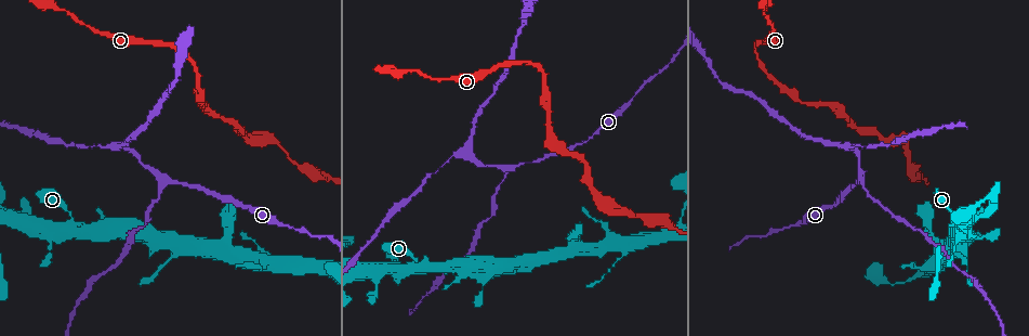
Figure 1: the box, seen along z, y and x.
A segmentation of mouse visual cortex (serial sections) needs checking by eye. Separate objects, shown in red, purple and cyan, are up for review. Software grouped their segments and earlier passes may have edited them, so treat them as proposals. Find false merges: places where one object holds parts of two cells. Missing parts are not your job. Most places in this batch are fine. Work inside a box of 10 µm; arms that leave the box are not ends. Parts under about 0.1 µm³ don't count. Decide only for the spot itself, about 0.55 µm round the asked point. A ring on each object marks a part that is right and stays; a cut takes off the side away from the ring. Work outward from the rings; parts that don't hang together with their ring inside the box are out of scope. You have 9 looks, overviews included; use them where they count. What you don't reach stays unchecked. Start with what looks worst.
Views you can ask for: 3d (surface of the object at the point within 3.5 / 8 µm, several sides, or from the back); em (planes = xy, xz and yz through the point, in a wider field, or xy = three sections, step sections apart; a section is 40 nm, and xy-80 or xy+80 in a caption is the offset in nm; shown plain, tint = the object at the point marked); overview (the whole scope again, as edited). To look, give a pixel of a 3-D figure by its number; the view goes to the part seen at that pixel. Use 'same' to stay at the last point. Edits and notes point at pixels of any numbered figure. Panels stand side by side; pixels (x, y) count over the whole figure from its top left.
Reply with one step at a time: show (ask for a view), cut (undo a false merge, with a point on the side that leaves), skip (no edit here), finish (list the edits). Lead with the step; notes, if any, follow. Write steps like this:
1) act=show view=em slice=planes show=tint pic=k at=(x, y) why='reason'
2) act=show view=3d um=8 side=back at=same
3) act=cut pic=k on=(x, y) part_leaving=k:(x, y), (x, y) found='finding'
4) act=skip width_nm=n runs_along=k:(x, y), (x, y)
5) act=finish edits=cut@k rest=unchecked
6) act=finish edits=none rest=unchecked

act=show view=3d um=3.5 pic=1 at=(836, 108) why='abrupt turn'

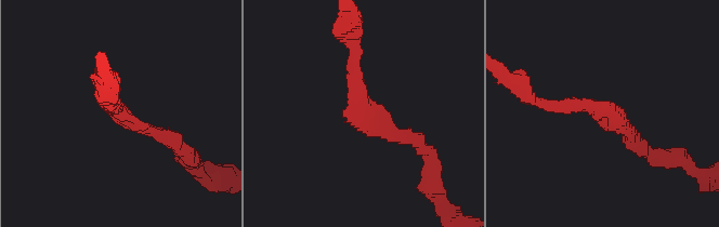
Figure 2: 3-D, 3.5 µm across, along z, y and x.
act=skip runs_along=2:(351, 47), (357, 116), (417, 141) found='all the same cell'

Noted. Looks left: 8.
act=show view=em slice=xy step=1 show=tint pic=1 at=(168, 178)

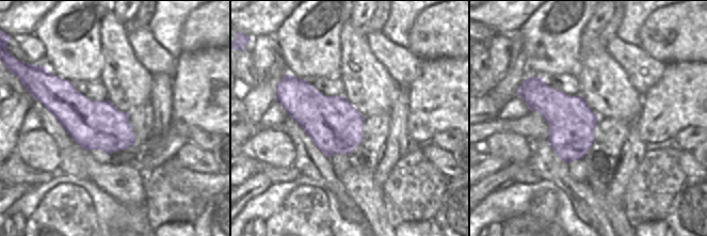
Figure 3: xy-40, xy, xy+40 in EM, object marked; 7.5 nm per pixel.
act=show view=3d um=3.5 at=same why='see where the arms go'

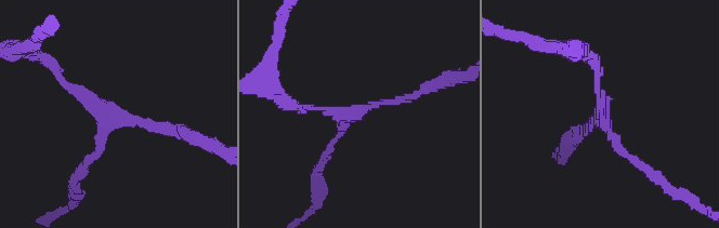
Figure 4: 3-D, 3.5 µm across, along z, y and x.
act=skip width_nm=400 runs_along=4:(182, 129), (119, 119), (59, 76) found='all the same cell'

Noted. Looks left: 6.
act=show view=3d um=3.5 pic=1 at=(91, 145) why='a narrow waist'

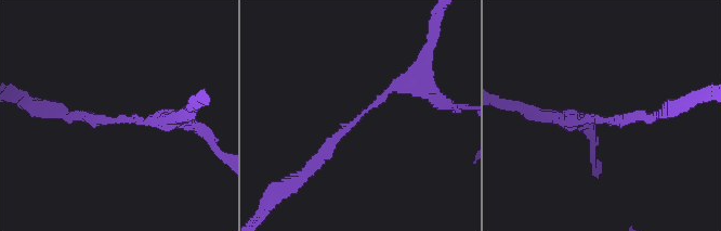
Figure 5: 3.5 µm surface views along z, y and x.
act=show view=em slice=xy step=3 show=tint pic=5 at=(120, 121) arm_widths_nm=200,250 why='need the tissue'

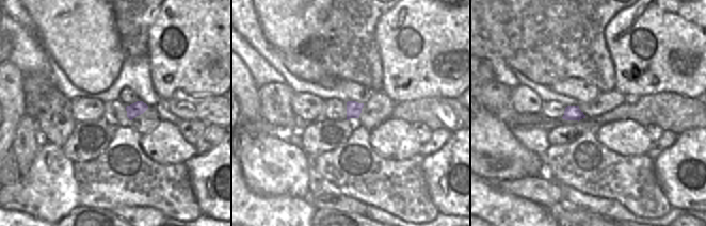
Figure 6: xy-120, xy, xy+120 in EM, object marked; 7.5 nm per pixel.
act=show view=em slice=planes show=tint at=same

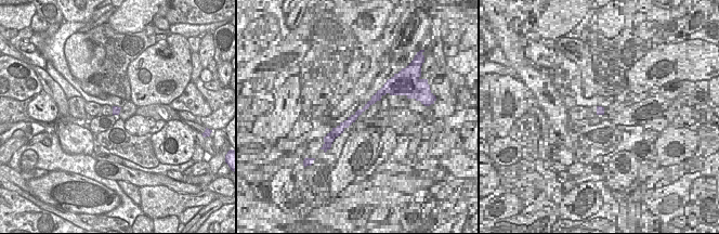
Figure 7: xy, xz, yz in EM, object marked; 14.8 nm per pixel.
act=skip runs_along=5:(427, 88), (390, 90), (313, 168) found='one cell here'

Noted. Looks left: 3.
act=show view=3d um=8 pic=1 at=(417, 265) why='abrupt turn'

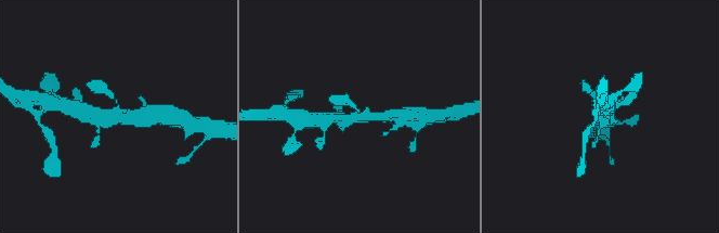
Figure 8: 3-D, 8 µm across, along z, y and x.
act=show view=3d um=3.5 at=same

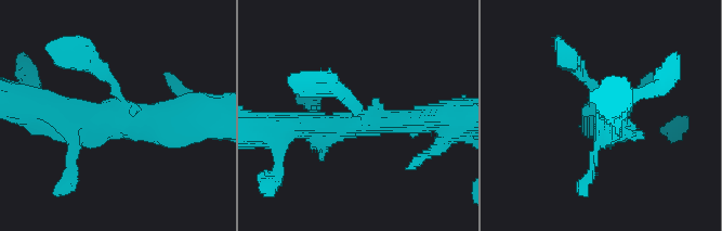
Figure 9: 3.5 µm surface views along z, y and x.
act=show view=em slice=xy step=3 show=tint pic=9 at=(121, 107)

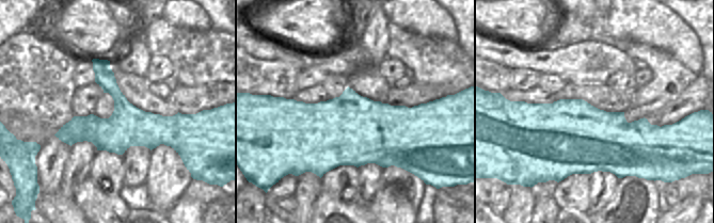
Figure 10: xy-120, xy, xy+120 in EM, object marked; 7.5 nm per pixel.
act=skip found='continuous, no second cell'

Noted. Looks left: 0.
act=finish edits=none rest=unchecked

